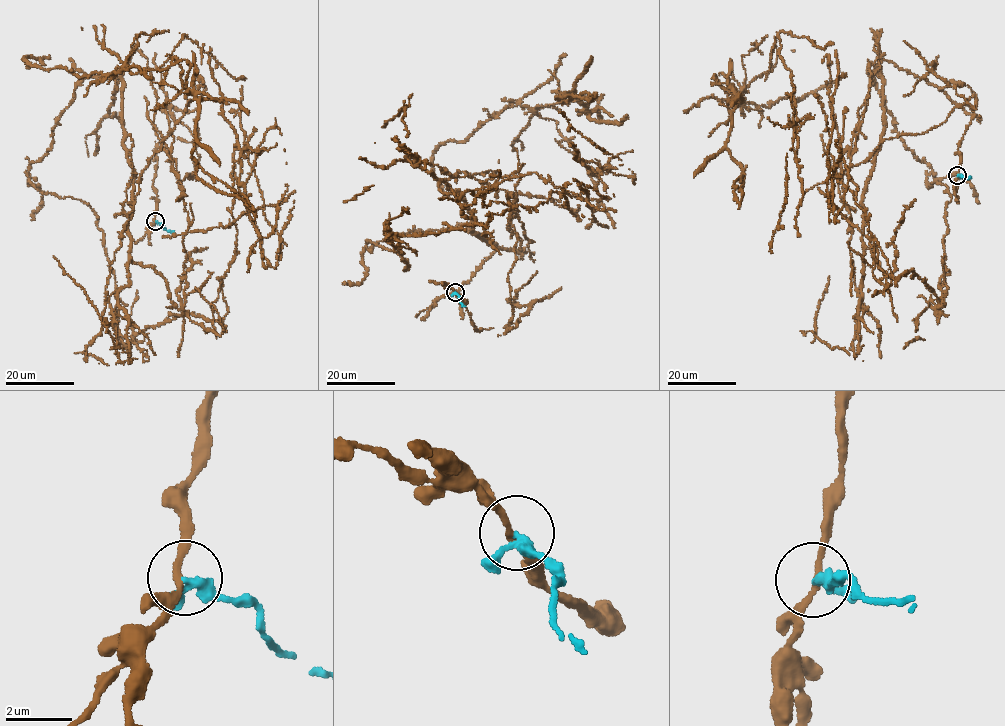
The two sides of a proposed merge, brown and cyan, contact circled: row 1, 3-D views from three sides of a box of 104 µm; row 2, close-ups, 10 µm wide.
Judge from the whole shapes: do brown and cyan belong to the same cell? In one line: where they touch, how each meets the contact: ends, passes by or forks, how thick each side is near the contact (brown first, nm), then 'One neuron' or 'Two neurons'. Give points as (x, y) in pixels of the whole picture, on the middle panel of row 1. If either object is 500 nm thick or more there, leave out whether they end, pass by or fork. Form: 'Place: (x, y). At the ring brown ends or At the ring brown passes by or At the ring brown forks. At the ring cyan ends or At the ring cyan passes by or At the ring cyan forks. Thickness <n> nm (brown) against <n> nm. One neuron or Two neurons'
Place: (455, 292). At the ring brown passes by. At the ring cyan passes by. Thickness 190 nm (brown) against 240 nm. Two neurons

